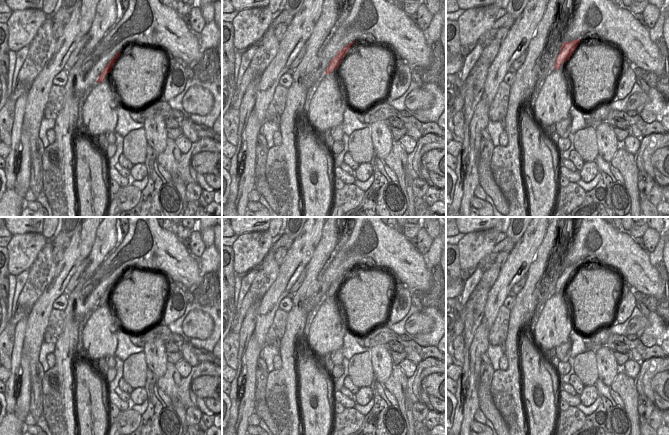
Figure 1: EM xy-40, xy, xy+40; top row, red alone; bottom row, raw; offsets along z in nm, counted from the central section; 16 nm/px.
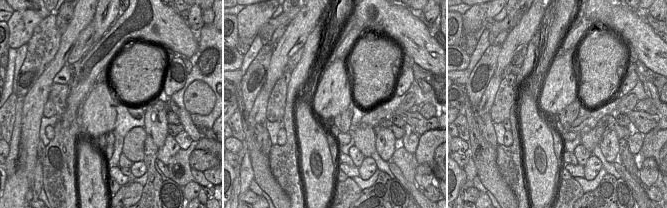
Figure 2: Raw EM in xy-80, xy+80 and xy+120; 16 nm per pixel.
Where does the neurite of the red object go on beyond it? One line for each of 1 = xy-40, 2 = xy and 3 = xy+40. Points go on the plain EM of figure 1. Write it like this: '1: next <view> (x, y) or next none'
1: next none
2: next none
3: next none

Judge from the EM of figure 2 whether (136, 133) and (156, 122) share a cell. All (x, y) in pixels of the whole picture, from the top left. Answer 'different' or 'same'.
different

